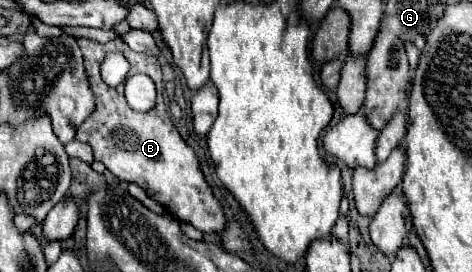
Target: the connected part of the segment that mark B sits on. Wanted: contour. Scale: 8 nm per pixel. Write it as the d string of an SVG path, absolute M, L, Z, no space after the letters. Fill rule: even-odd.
M78 38L80 50L84 54L84 66L88 80L92 84L92 92L96 96L96 110L86 122L76 130L76 140L90 144L94 150L94 160L102 162L116 178L140 184L150 198L160 202L162 206L168 206L166 210L184 222L190 222L194 228L202 232L220 232L224 228L224 212L218 204L218 200L212 196L210 186L206 184L198 158L190 146L180 138L176 126L170 120L168 110L164 108L164 84L158 60L148 54L136 54L122 40L112 40L106 44ZM109 52L124 54L124 58L130 62L130 74L138 72L148 74L156 86L156 104L150 112L138 114L134 112L126 100L124 100L124 86L108 86L100 76L100 66L104 62L104 56Z

